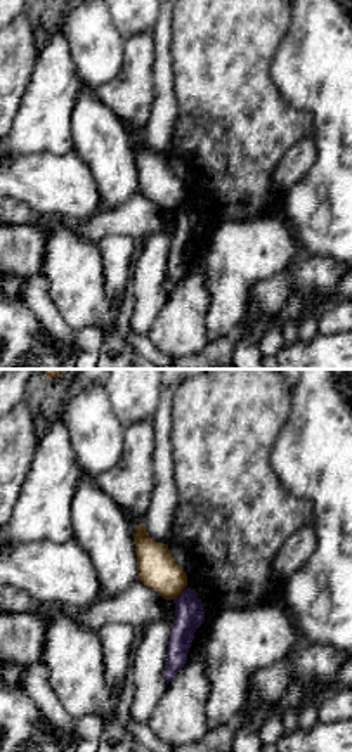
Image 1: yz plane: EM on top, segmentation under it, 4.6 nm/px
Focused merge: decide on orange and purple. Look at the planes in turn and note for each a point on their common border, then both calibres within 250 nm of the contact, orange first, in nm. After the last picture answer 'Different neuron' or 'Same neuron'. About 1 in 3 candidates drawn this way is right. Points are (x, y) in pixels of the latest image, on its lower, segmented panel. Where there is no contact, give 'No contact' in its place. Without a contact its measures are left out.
Touches orange at (181, 591). Thickness 180 nm (orange) against 140 nm

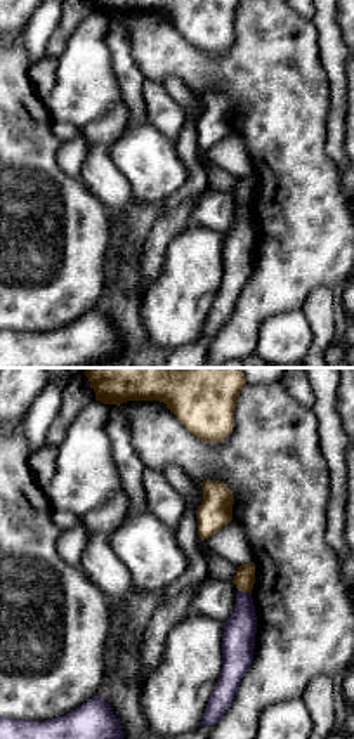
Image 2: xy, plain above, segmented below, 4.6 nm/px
Touches orange at (245, 590). Thickness 100 nm (orange) against 160 nm

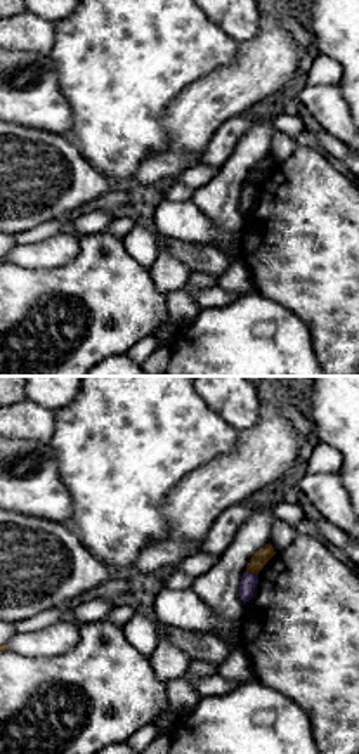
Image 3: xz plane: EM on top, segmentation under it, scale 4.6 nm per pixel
Touches orange at (252, 571). Thickness 70 nm (orange) against 80 nm

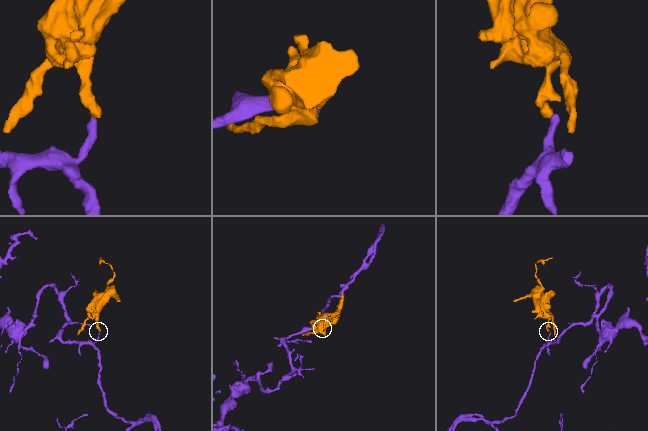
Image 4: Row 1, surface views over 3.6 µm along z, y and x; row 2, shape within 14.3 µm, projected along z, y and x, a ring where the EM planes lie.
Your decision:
Different neuron

